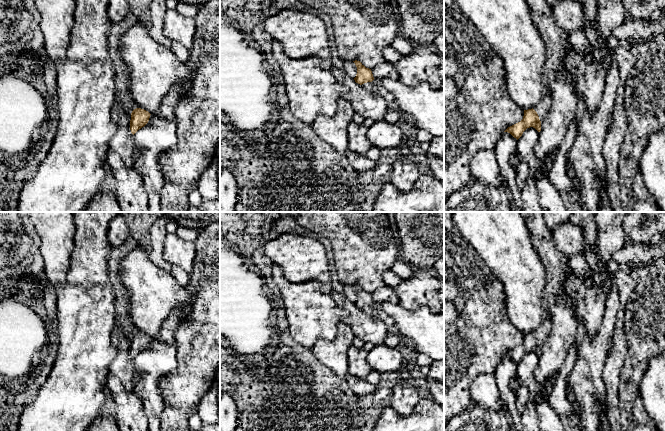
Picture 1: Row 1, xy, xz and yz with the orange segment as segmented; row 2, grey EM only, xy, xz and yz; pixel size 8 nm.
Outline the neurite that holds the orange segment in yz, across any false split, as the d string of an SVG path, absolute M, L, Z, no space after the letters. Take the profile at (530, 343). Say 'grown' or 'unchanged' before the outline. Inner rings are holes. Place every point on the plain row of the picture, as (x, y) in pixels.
grown; M548 315L534 332L524 334L524 340L520 346L508 351L504 356L510 357L517 364L522 360L527 352L533 351L540 356L541 346L547 339L550 330L551 320Z

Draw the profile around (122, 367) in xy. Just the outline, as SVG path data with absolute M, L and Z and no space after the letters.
M126 339L121 340L119 343L117 355L110 363L108 372L109 375L118 378L127 391L134 390L137 382L136 369Z

